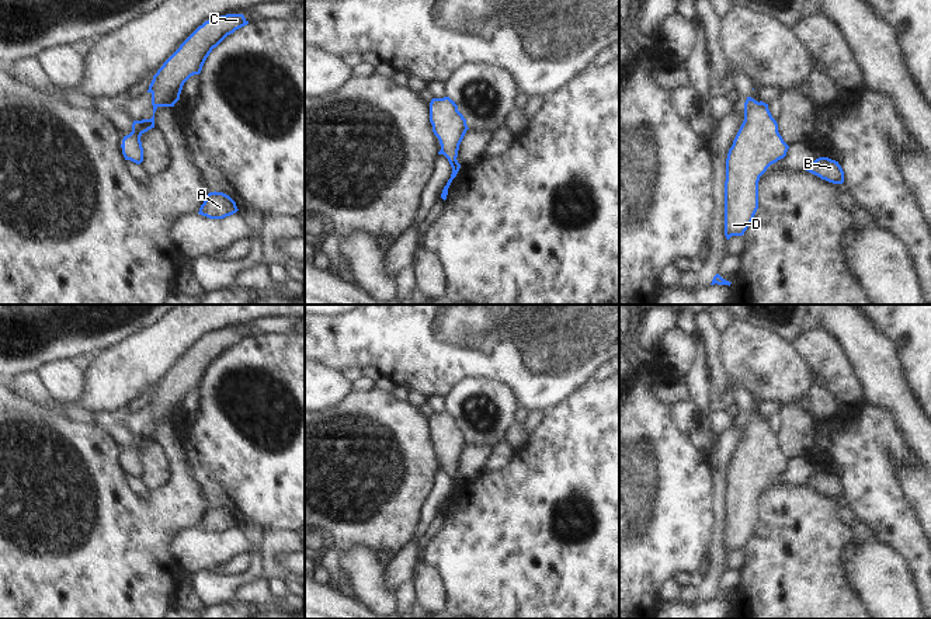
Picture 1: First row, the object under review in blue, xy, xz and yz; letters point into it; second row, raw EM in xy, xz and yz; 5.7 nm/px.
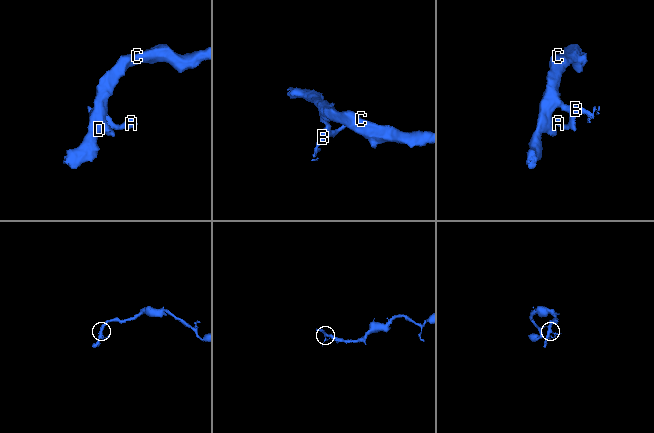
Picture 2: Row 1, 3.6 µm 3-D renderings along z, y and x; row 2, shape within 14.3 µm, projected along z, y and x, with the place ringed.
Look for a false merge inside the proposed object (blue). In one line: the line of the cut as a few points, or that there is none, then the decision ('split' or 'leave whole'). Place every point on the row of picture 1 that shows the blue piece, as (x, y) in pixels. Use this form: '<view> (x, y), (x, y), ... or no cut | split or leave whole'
no cut | leave whole

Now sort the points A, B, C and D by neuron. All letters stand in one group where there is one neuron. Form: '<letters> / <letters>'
A B C D

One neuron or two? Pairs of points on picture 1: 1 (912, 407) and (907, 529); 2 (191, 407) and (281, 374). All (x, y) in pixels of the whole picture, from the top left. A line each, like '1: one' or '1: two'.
1: two
2: two

